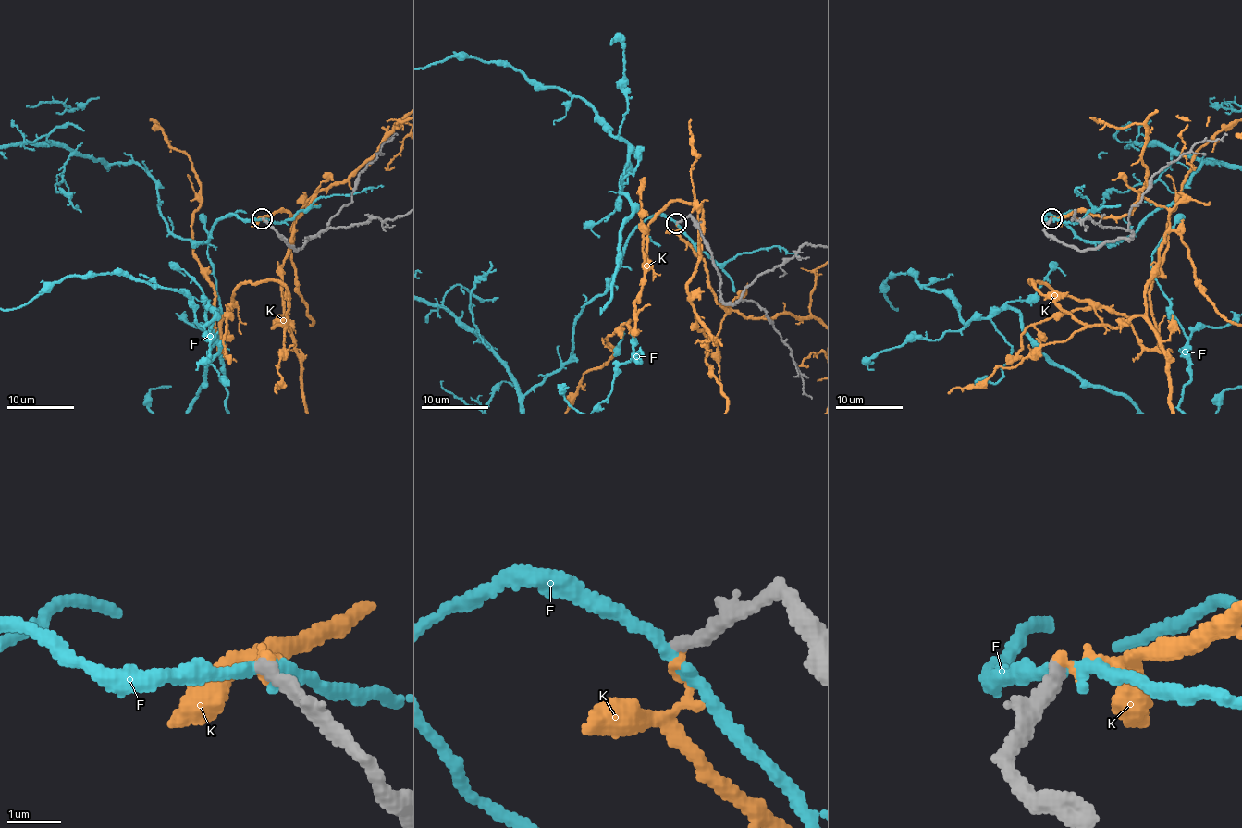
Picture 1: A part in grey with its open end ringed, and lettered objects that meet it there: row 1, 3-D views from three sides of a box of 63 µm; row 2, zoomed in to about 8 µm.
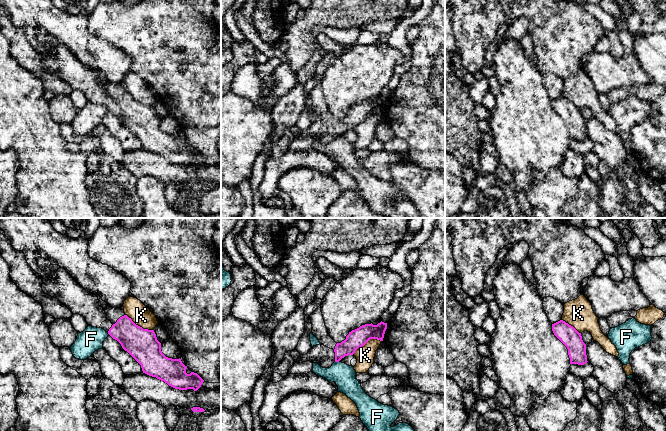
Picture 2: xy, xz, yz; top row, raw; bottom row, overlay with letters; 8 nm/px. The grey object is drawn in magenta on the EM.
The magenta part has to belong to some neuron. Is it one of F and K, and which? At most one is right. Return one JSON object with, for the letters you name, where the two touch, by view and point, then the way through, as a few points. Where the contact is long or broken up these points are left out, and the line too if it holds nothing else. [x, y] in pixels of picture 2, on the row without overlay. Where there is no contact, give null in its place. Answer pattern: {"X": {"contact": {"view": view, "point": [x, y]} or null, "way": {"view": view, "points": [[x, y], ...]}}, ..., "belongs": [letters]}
{"belongs": []}

